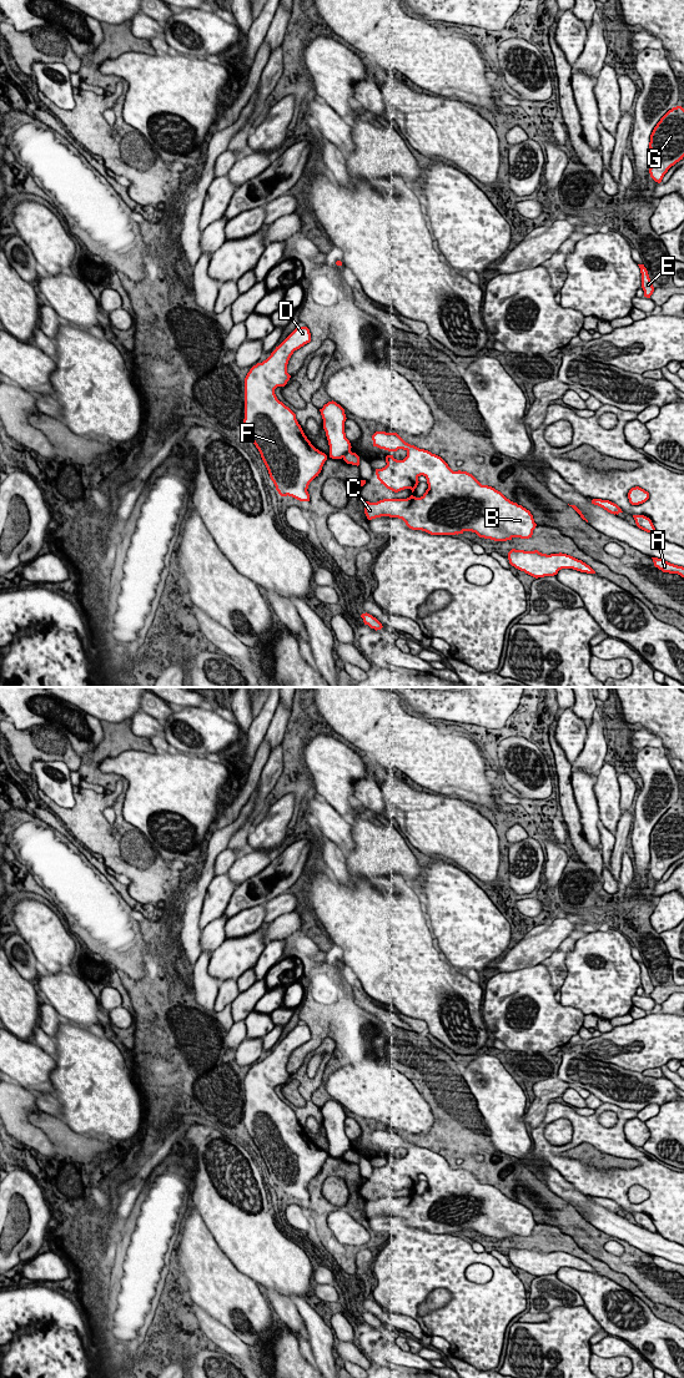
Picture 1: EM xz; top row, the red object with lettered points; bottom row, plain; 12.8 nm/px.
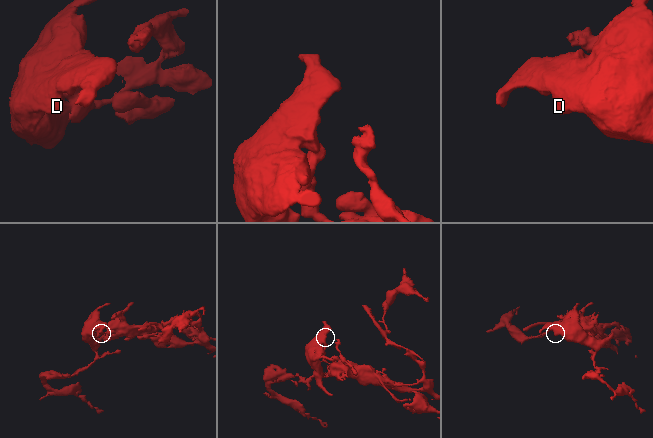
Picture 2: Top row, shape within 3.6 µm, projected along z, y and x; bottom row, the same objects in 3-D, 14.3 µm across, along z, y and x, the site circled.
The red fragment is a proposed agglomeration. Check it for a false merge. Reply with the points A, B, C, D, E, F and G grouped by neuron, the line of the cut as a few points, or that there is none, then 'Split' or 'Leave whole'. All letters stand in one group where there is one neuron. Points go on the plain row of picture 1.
Groups: A B C D E F G. No split. Leave whole

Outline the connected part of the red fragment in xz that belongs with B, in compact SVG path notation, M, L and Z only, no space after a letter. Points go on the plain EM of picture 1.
M376 1130L372 1134L372 1139L373 1145L379 1147L388 1150L403 1147L407 1150L407 1155L403 1159L397 1159L393 1154L386 1155L387 1164L382 1167L376 1167L376 1173L381 1182L394 1191L404 1187L411 1187L413 1191L419 1181L418 1176L423 1173L427 1177L428 1187L421 1196L411 1193L407 1197L383 1197L377 1201L366 1200L364 1212L368 1218L381 1215L398 1216L402 1217L409 1227L422 1228L431 1233L458 1233L464 1230L472 1230L479 1236L491 1237L494 1240L507 1240L513 1236L532 1236L537 1222L534 1221L530 1210L522 1203L511 1200L501 1190L492 1185L482 1183L472 1172L467 1170L453 1170L441 1155L406 1141L397 1131Z

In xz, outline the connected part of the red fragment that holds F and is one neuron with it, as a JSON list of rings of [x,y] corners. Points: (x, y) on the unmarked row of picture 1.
[[[297,1025],[245,1076],[243,1124],[278,1192],[300,1200],[310,1200],[308,1183],[328,1155],[311,1142],[296,1112],[277,1097],[275,1087],[290,1079],[287,1062],[293,1050],[310,1040],[310,1028]]]

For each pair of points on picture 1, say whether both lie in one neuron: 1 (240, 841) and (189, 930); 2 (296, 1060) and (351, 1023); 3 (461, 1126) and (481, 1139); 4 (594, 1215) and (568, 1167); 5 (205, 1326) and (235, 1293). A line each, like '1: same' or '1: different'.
1: different
2: same
3: same
4: different
5: different

